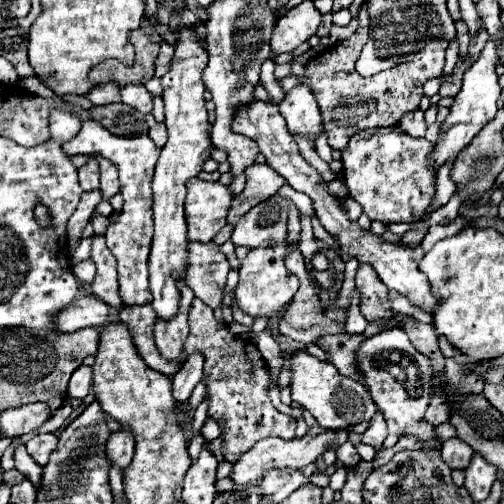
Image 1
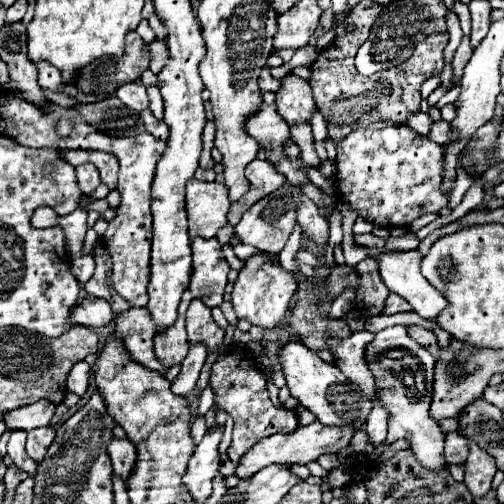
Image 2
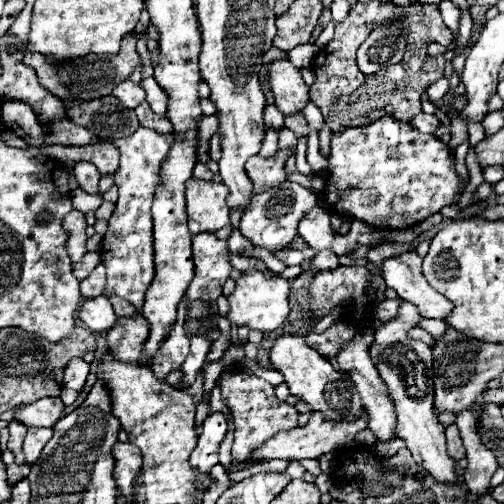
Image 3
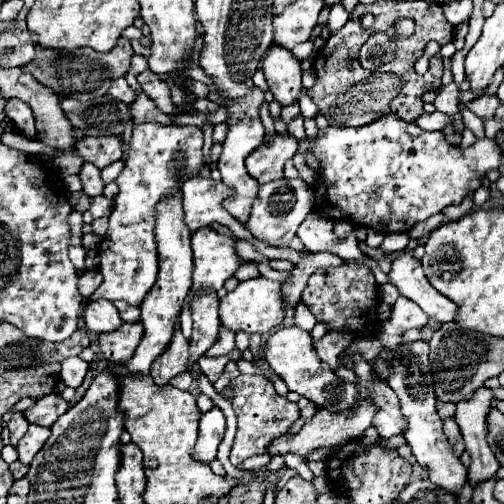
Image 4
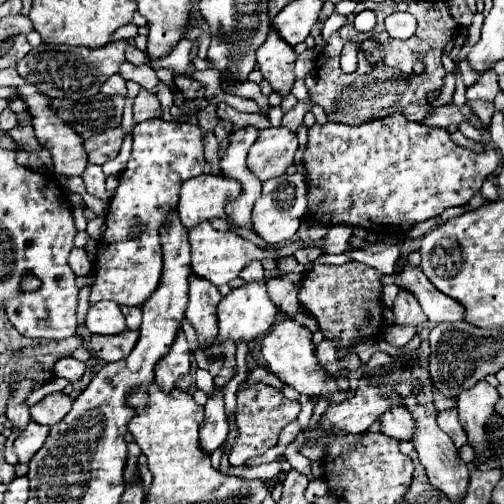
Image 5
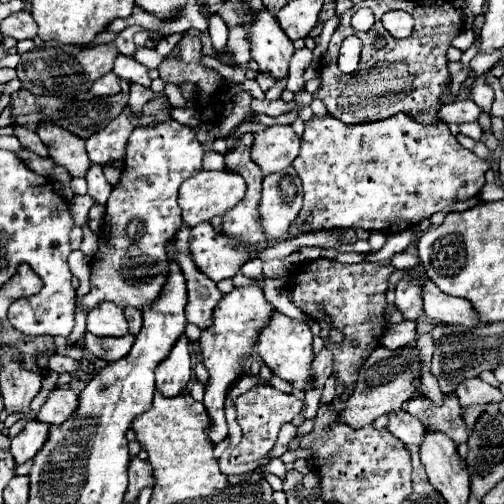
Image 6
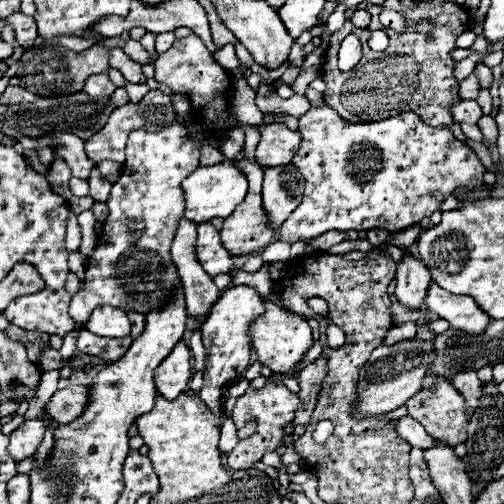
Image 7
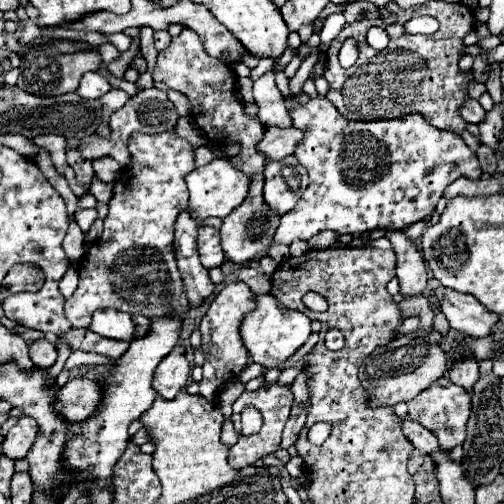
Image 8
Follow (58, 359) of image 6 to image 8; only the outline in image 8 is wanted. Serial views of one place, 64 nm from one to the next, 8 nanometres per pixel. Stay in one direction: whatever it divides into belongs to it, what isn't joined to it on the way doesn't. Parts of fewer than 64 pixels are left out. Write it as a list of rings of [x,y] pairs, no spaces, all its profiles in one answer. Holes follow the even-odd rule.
[[[36,340],[28,346],[30,350],[30,356],[32,356],[32,362],[40,368],[50,368],[54,362],[56,362],[56,348],[54,344],[50,344],[48,340]]]

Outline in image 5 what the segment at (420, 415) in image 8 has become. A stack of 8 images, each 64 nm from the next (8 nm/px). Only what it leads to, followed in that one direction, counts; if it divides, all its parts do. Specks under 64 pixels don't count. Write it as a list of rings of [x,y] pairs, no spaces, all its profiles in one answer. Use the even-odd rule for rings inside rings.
[[[456,406],[450,408],[450,410],[438,412],[436,422],[438,422],[438,426],[454,440],[456,448],[460,448],[460,446],[464,446],[464,444],[468,442],[468,436],[466,436],[466,432],[464,432],[462,424],[458,422],[458,408],[456,408]]]

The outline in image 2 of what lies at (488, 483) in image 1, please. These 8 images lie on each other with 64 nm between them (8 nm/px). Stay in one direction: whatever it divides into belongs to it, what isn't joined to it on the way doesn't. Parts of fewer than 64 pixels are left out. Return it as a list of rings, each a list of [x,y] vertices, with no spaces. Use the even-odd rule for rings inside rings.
[[[468,438],[468,446],[470,446],[470,454],[464,464],[466,466],[464,484],[468,486],[472,496],[482,498],[488,494],[492,478],[498,468],[496,468],[496,462],[492,460],[492,456],[488,456],[488,452],[480,450],[480,446],[476,446],[472,442],[472,438]]]

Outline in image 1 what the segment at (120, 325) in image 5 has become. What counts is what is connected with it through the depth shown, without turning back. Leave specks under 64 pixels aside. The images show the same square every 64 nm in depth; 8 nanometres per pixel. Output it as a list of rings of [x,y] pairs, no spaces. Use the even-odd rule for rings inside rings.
[[[94,296],[78,298],[56,316],[56,328],[60,332],[74,332],[80,328],[98,328],[110,322],[110,306]]]

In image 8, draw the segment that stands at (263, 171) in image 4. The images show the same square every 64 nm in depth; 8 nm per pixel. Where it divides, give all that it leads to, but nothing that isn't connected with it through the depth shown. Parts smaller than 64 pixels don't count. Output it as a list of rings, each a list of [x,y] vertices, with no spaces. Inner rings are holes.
[[[296,126],[290,128],[266,128],[264,138],[258,142],[258,148],[270,158],[280,160],[288,154],[294,154],[296,146],[304,138],[304,132]]]

